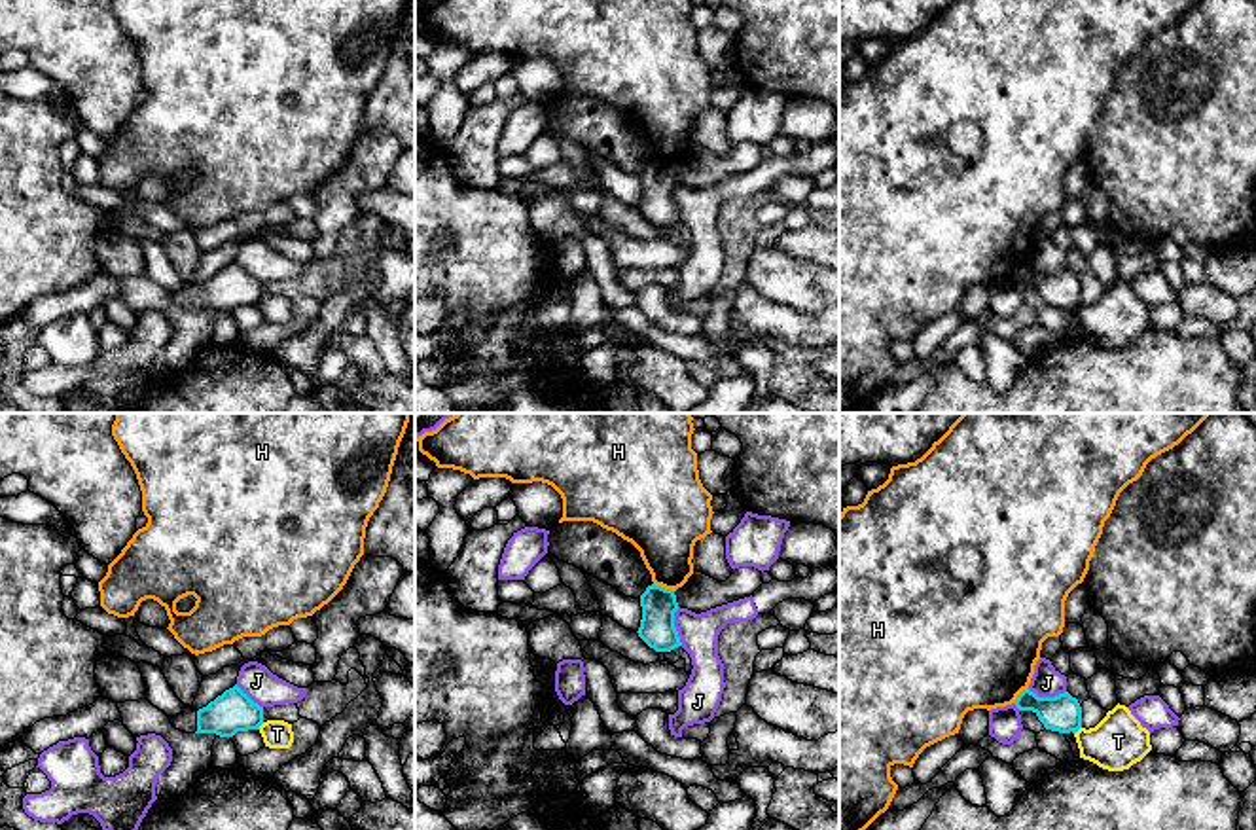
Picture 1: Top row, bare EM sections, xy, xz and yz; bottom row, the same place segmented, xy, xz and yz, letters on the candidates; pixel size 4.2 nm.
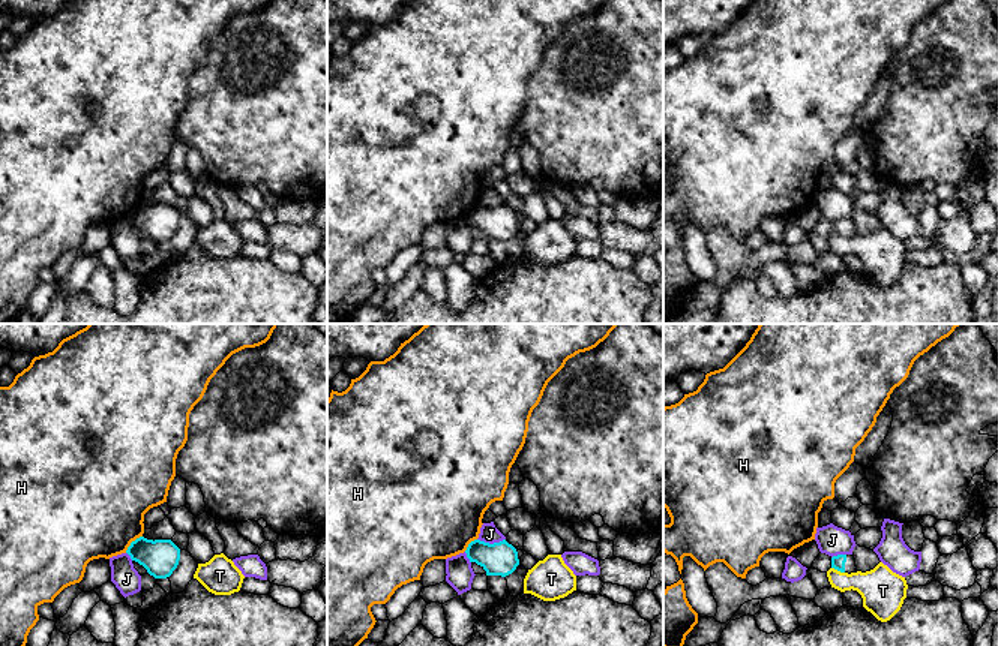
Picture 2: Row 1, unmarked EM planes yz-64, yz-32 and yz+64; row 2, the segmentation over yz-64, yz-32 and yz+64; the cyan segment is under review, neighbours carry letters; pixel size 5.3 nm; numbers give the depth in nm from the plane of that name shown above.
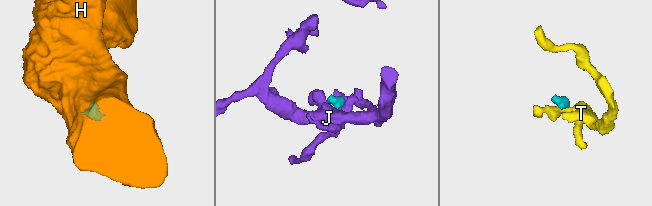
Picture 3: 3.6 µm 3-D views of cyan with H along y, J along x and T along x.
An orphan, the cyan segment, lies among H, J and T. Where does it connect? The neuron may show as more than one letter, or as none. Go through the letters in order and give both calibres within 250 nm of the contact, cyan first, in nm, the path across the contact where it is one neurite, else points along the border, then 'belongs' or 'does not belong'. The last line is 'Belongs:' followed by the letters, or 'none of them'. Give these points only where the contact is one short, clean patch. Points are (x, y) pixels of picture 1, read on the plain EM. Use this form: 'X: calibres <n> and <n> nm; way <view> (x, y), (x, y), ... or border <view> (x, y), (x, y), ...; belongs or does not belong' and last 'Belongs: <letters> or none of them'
H: calibres 150 and 280 nm; border xz (654, 158), (673, 167); does not belong
J: calibres 150 and 160 nm; border xz (677, 182), (675, 205), (682, 220); does not belong
T: calibres 180 and 130 nm; border xy (264, 298), (258, 304); does not belong
Belongs: none of them

